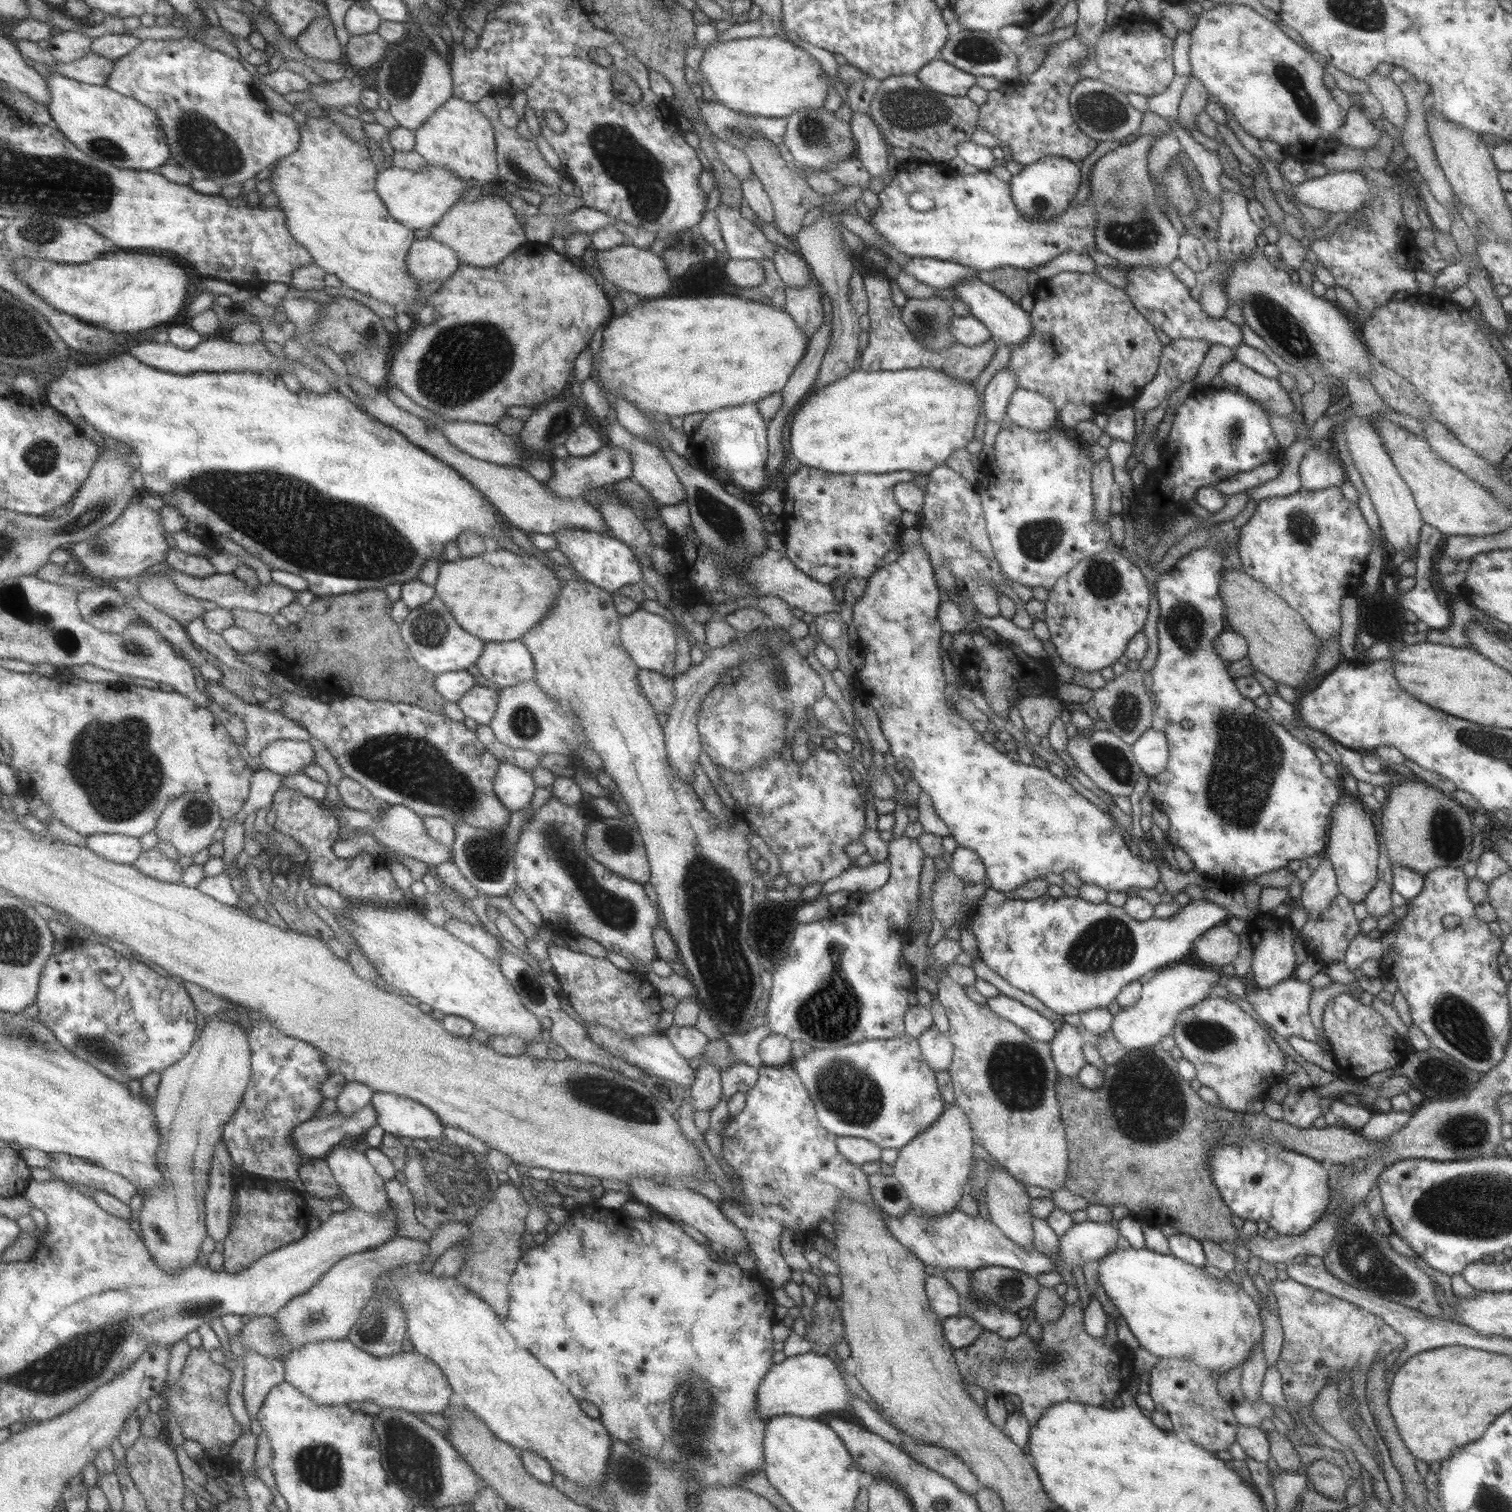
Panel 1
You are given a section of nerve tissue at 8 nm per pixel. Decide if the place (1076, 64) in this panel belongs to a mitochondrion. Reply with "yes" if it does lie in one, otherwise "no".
yes

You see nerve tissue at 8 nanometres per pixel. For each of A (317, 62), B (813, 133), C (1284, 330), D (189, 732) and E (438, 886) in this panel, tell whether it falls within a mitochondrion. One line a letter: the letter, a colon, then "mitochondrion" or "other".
A: other
B: mitochondrion
C: mitochondrion
D: other
E: other

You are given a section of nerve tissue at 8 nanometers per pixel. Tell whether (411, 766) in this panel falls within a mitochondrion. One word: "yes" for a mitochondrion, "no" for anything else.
yes

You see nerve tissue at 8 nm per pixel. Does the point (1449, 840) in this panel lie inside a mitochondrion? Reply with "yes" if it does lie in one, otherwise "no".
yes

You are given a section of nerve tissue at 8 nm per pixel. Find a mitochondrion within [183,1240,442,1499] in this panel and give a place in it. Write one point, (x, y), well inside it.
(320, 1467)

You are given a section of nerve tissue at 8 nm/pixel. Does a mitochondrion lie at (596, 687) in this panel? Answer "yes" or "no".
no

